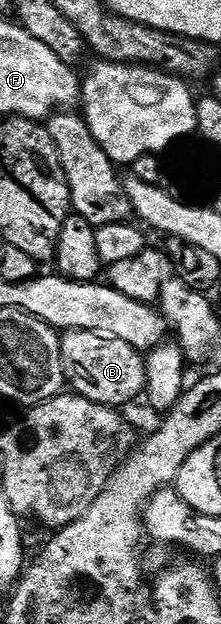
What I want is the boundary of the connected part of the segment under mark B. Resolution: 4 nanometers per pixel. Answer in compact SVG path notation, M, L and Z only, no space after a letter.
M67 329L61 334L62 366L69 388L77 396L101 405L123 407L146 392L146 358L143 350L107 333Z

